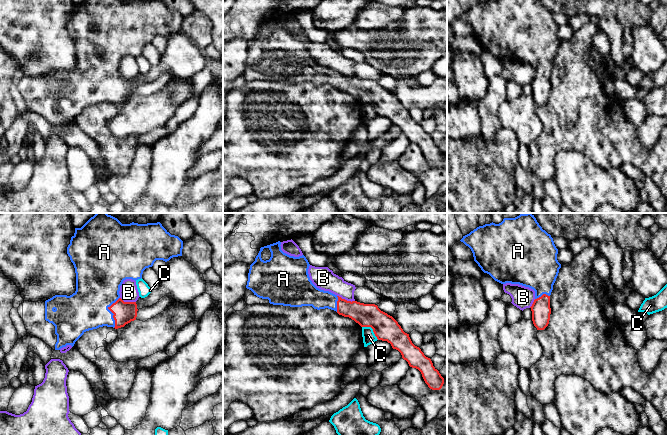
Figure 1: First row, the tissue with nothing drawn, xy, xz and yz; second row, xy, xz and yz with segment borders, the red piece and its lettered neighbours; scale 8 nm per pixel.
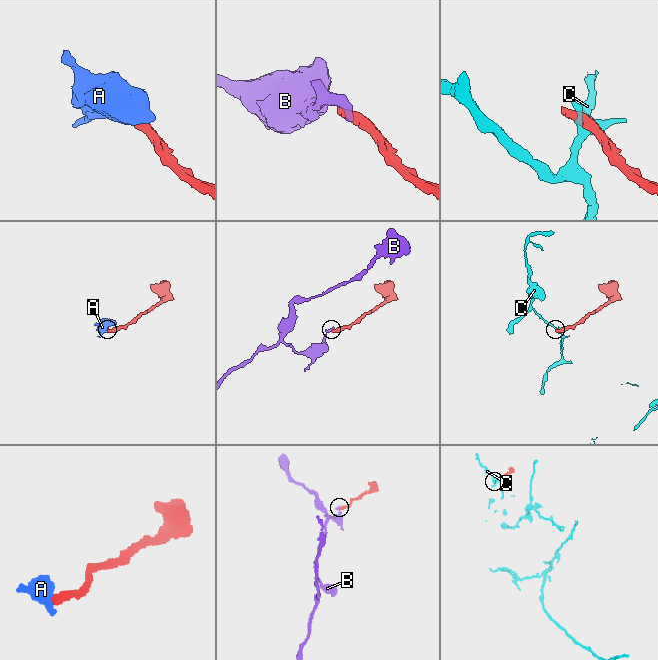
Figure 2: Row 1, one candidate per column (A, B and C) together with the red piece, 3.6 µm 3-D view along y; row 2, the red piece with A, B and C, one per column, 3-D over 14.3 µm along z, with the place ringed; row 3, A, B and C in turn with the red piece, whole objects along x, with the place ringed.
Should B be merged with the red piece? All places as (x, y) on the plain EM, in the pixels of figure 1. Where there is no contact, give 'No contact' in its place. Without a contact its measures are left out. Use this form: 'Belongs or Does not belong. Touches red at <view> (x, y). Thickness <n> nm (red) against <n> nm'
Does not belong. Touches red at xz (346, 76). Thickness 190 nm (red) against 170 nm

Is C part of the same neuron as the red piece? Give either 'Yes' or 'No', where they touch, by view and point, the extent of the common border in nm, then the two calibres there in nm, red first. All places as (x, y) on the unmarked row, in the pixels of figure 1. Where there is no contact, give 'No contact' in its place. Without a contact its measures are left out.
No. Touches red at xz (372, 104). Shared border 170 nm. Thickness 200 nm (red) against 100 nm

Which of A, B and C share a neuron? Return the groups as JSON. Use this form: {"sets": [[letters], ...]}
{"sets": [["A"], ["B"], ["C"]]}

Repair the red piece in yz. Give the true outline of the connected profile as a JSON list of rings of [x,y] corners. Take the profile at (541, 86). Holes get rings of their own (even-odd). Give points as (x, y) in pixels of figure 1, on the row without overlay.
[[[485,0],[460,16],[468,22],[484,49],[495,57],[519,60],[535,67],[532,80],[532,97],[537,106],[544,106],[550,96],[550,71],[561,44],[557,36],[558,25],[553,14],[539,0]]]

